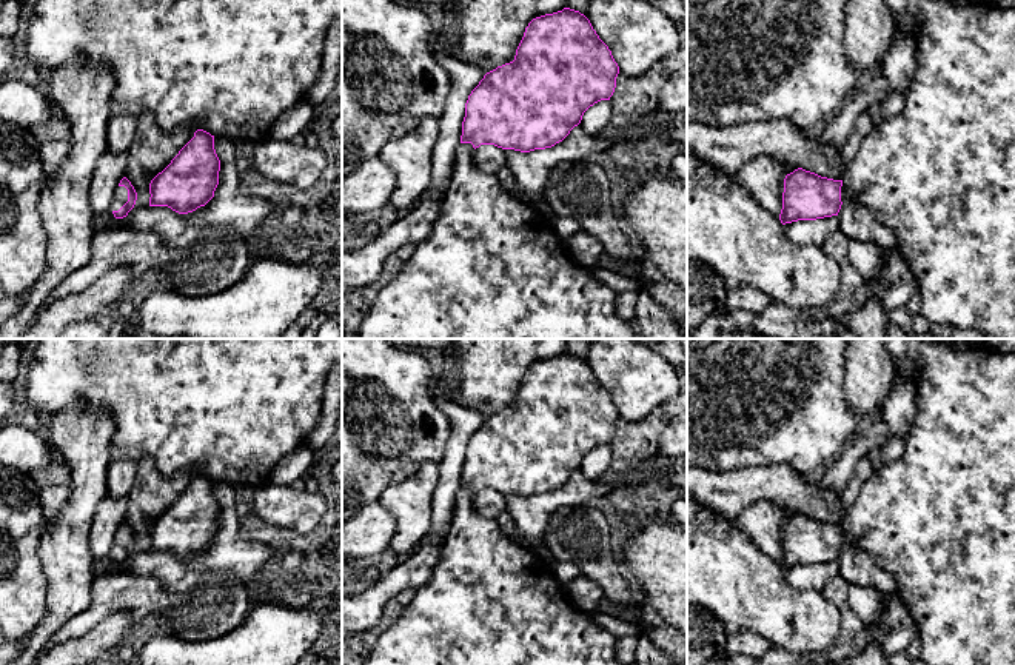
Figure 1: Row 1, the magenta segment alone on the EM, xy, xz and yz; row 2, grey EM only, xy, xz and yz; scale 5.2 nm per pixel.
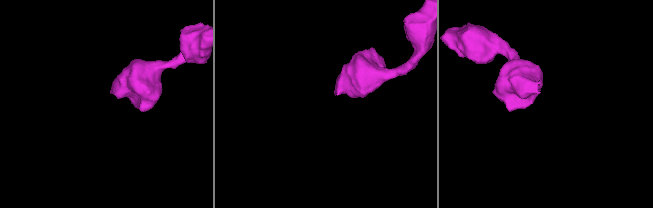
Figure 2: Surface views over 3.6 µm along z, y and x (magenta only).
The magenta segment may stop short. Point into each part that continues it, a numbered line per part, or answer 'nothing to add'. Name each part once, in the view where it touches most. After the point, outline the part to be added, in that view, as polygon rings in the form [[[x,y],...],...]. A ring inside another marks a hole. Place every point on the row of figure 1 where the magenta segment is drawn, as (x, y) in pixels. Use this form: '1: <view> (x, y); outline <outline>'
1: xy (120, 196); outline [[[117,186],[114,192],[114,200],[109,211],[119,211],[128,202],[128,189],[125,186]]]

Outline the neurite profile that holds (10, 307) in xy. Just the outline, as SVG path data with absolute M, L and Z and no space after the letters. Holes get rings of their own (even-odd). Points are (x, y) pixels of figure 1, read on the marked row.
M25 294L18 297L5 297L0 300L0 326L11 317L14 317L23 305Z

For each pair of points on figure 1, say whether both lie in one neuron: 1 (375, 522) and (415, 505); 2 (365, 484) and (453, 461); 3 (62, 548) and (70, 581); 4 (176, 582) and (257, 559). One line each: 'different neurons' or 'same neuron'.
1: different neurons
2: different neurons
3: same neuron
4: same neuron

